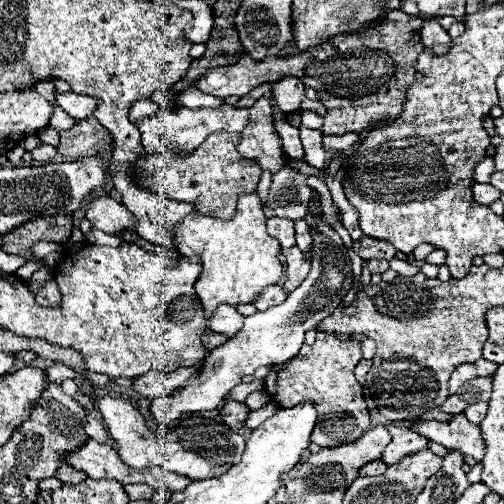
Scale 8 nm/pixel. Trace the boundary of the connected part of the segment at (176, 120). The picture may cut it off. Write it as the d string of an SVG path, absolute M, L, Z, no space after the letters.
M223 104L219 108L197 108L189 110L185 106L175 106L175 108L159 108L153 116L149 118L139 118L137 128L141 132L141 144L147 152L165 152L173 150L177 154L191 154L193 150L199 148L199 144L211 134L219 130L227 132L241 132L249 120L249 110L247 108L235 108L229 104Z

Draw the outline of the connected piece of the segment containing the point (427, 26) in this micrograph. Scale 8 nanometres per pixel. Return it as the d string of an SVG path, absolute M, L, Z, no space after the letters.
M427 20L421 28L421 40L425 44L425 48L431 48L433 52L445 52L451 44L451 38L447 34L447 30L441 28L439 22L435 20Z

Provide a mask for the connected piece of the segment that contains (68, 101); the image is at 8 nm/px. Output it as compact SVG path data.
M55 92L55 102L59 108L63 108L75 120L87 118L95 110L95 100L91 100L91 96L79 96L75 92L65 92L65 94Z

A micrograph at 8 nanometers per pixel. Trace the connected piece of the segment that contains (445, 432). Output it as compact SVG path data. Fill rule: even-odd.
M455 414L447 422L437 422L437 420L415 420L413 426L415 432L421 436L443 444L445 448L459 450L461 454L473 456L477 462L483 460L483 438L481 438L481 428L475 424L469 424L469 420L463 414Z

